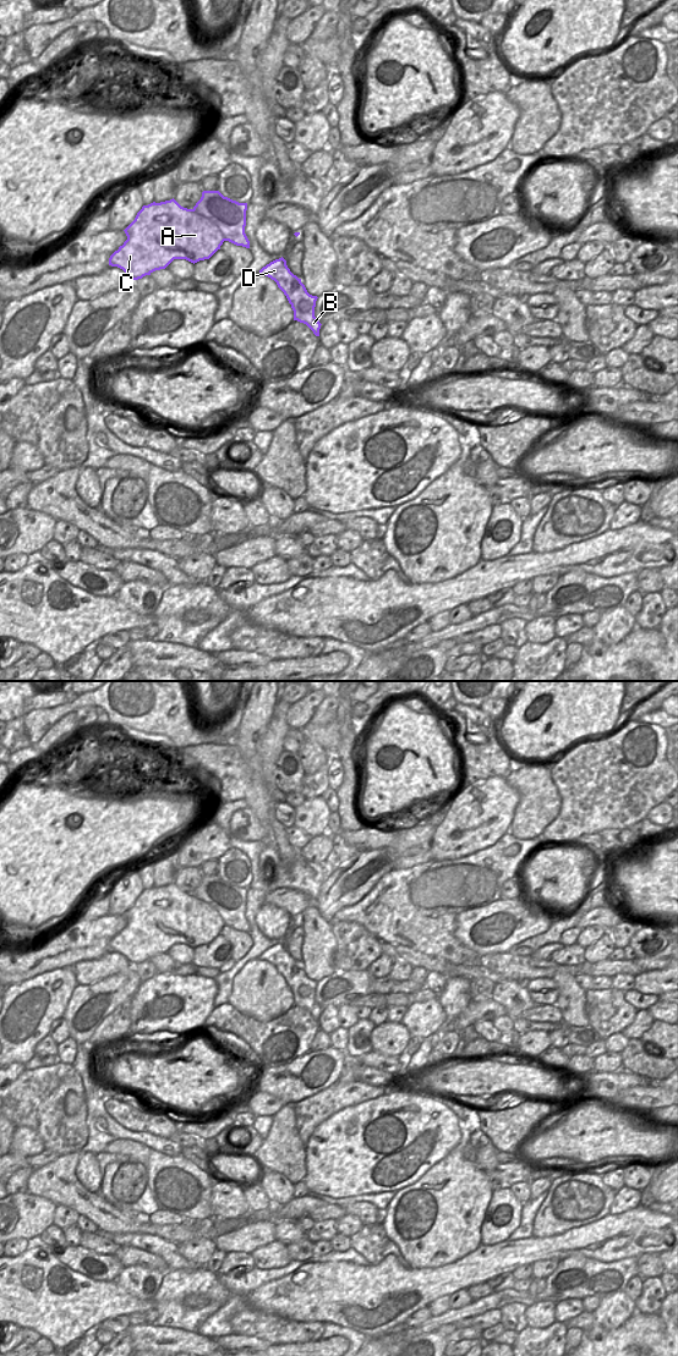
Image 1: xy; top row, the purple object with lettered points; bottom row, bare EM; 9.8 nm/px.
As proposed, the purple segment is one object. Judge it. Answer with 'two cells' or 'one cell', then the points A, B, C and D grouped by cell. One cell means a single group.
two cells; A C / B D

